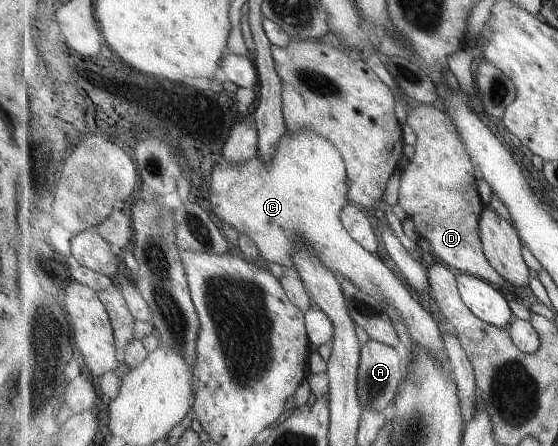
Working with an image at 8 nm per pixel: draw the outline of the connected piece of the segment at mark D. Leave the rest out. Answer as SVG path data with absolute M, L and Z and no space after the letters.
M420 105L408 111L406 123L416 133L416 153L408 166L402 171L398 204L406 211L407 217L416 225L416 229L424 239L428 239L431 246L431 255L445 263L458 273L467 273L480 276L491 284L499 287L506 285L505 279L499 275L495 267L488 261L483 241L480 237L480 216L485 205L478 193L478 183L474 175L471 155L467 145L463 142L455 121L439 105Z

